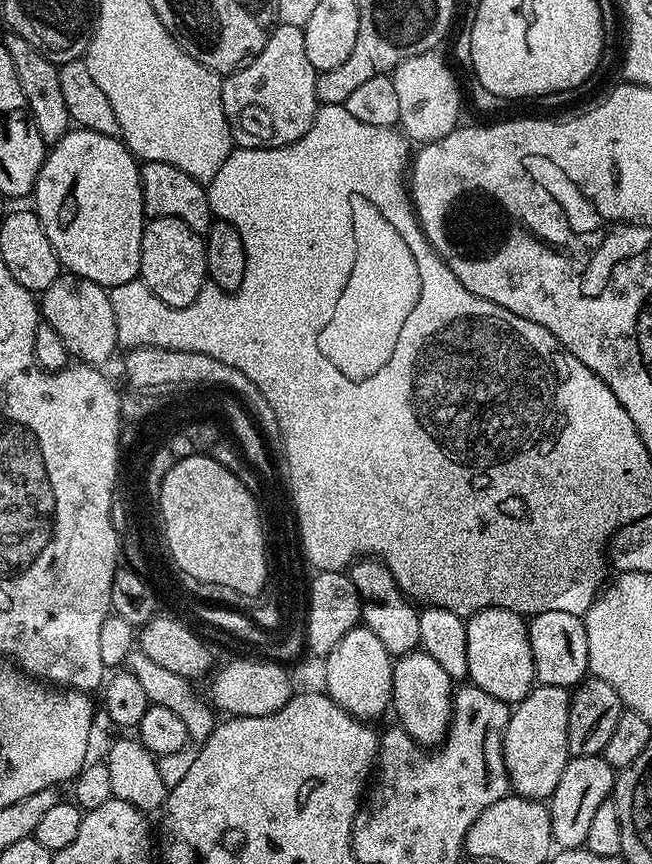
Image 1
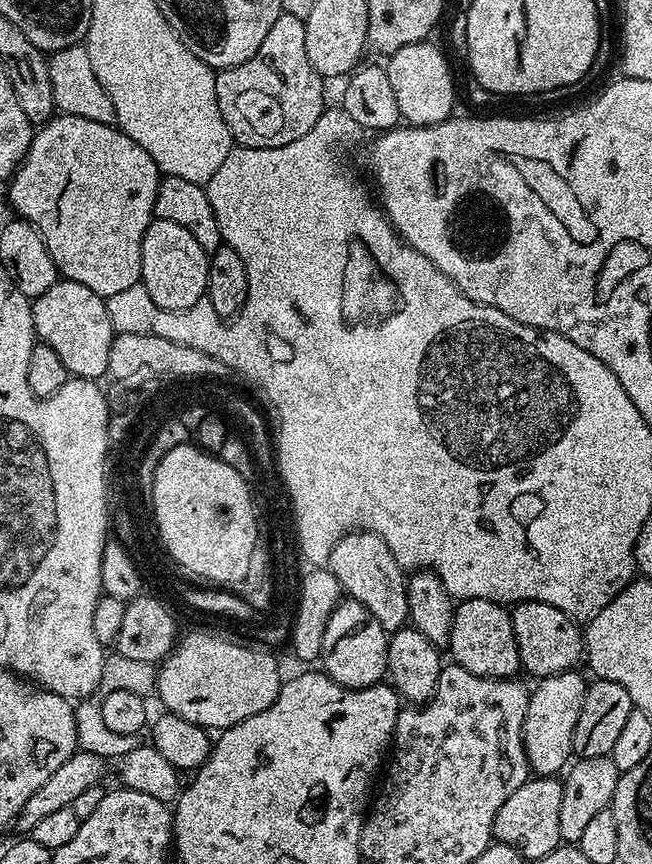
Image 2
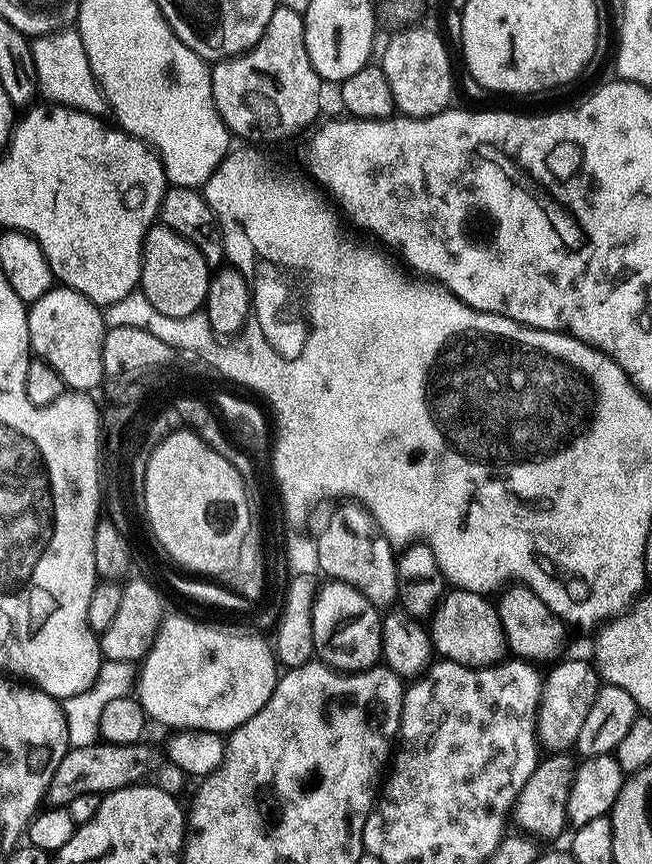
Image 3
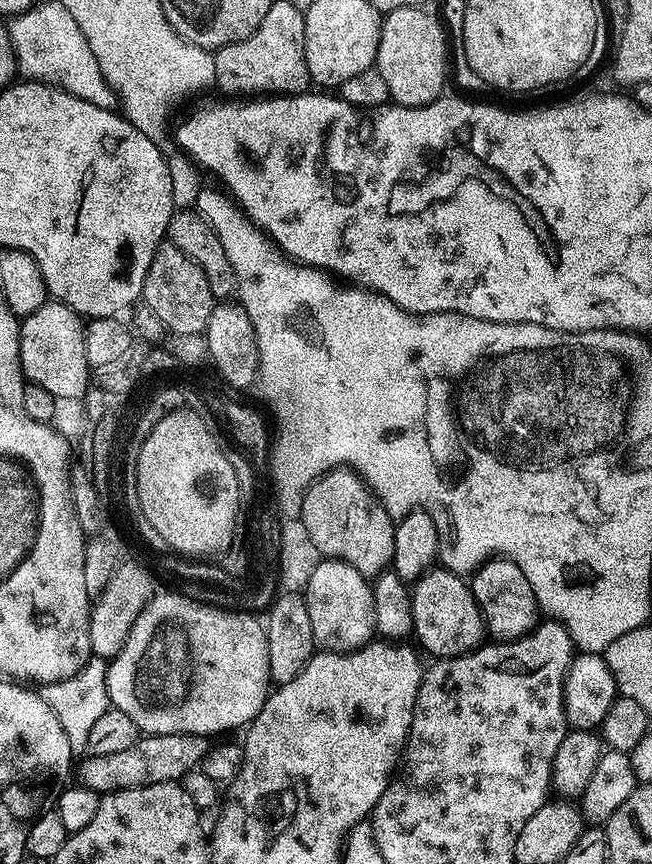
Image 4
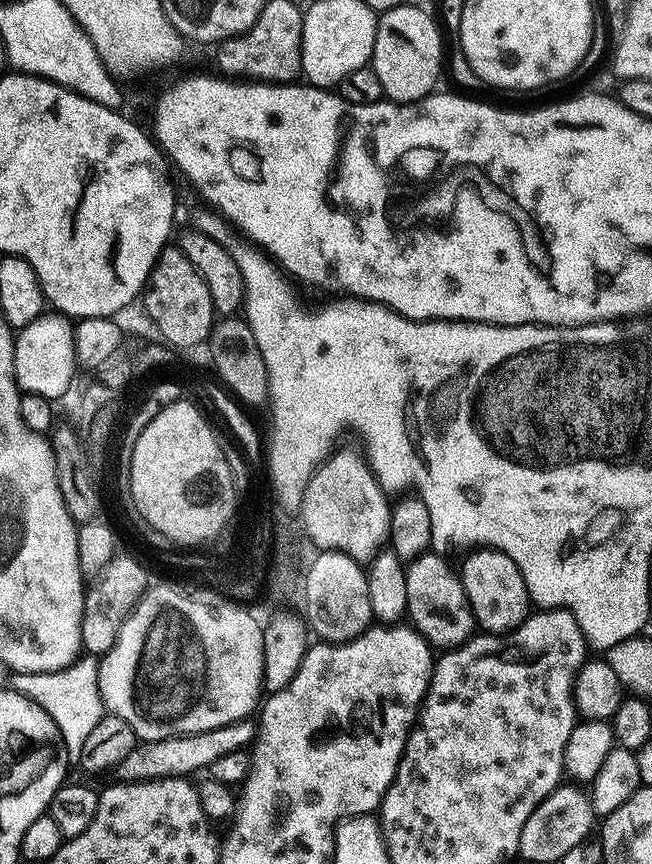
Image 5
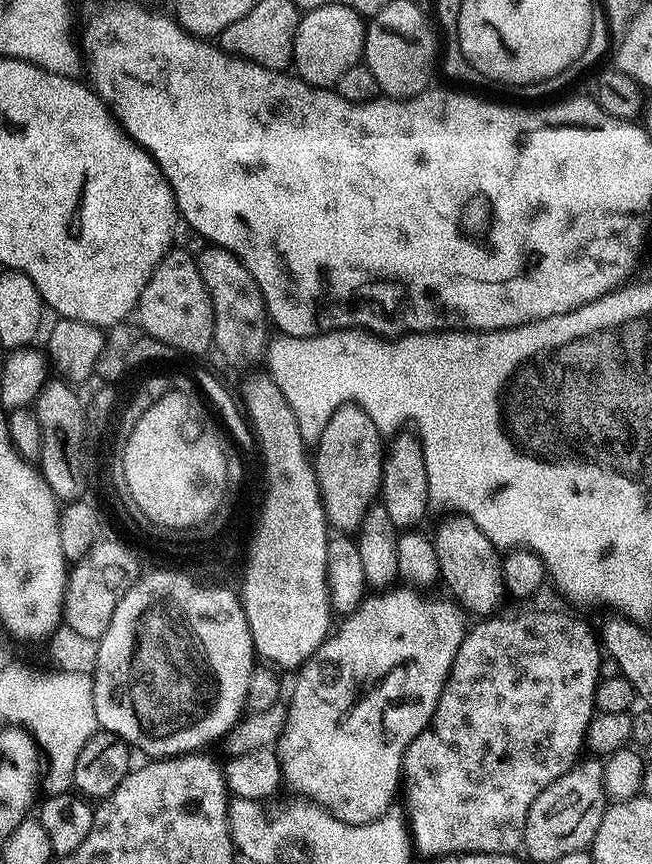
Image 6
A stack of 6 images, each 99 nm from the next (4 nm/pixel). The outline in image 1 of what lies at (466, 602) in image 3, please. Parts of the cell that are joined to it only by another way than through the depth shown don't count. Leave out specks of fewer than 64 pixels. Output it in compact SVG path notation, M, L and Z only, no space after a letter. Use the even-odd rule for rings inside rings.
M509 608L478 610L466 620L467 679L478 690L494 694L509 706L521 704L536 684L534 654L530 654L528 620Z

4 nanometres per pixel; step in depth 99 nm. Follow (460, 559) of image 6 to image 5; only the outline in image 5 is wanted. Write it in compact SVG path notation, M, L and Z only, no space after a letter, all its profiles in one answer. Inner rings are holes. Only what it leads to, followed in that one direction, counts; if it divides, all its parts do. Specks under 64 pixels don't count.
M480 546L469 552L472 553L458 564L458 575L472 616L485 633L511 632L530 614L528 587L518 566L499 548Z

